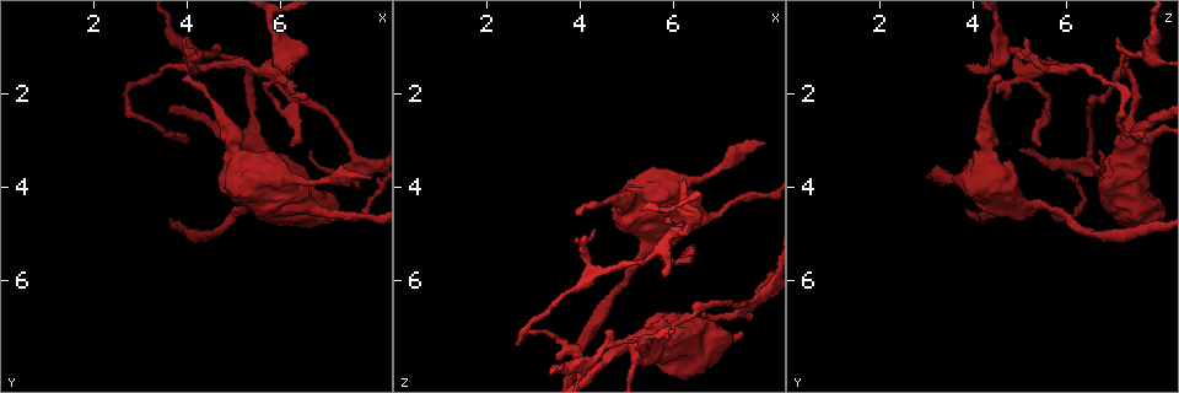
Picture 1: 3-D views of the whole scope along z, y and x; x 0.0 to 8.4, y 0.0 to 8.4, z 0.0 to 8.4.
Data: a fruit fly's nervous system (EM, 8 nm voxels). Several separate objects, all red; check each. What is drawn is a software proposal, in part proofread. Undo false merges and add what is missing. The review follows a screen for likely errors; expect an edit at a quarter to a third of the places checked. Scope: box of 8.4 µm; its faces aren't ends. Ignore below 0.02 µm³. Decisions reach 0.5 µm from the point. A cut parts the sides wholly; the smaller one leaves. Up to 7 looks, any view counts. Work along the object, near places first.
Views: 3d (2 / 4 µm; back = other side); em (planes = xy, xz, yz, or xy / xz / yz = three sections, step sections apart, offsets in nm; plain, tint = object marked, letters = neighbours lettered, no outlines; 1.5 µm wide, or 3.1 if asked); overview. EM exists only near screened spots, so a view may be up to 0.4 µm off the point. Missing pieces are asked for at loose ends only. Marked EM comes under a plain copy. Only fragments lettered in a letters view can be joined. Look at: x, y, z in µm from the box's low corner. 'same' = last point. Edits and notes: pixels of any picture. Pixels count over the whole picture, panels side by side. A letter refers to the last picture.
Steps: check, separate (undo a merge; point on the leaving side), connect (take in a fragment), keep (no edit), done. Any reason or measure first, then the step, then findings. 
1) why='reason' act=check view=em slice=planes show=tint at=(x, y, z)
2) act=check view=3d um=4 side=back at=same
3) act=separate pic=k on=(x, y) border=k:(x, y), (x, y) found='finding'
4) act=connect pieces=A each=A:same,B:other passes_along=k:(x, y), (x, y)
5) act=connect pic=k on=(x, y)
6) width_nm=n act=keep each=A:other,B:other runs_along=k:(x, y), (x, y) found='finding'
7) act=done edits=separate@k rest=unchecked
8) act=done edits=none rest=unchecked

why='thin neck' act=check view=em slice=xy step=4 show=tint at=(6.90, 3.85, 3.70)

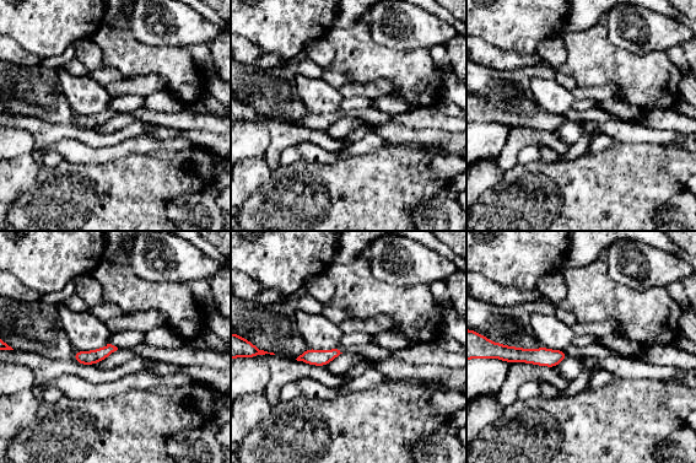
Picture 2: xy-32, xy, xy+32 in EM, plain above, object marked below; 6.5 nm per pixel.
why='another direction' act=check view=em slice=planes show=tint at=same

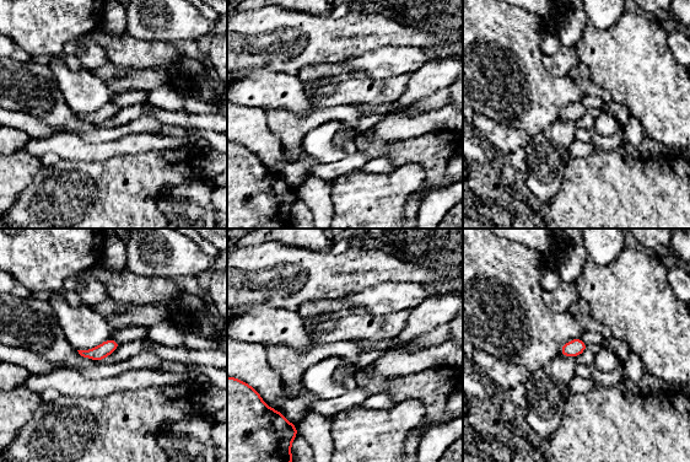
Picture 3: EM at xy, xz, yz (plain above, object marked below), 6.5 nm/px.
act=check view=em slice=planes show=letters at=same

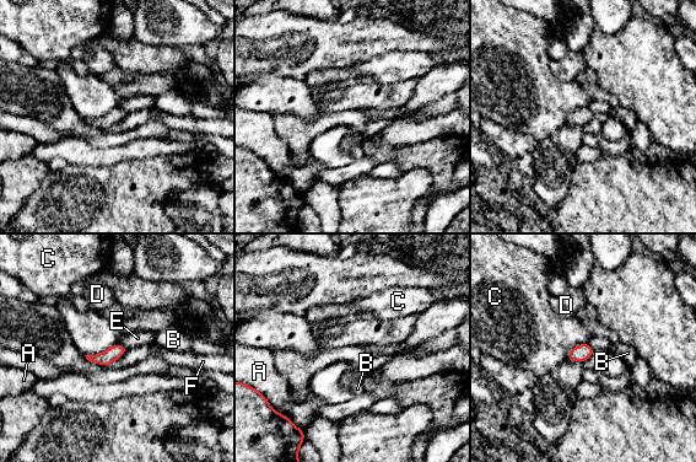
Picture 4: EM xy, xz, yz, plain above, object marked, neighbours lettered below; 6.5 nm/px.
act=keep each=A:other,B:other,C:other,D:other,E:other,F:other found='continuous, no second neuron'

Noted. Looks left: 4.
why='sudden change in width' act=check view=3d um=4 at=(6.20, 1.25, 4.60)

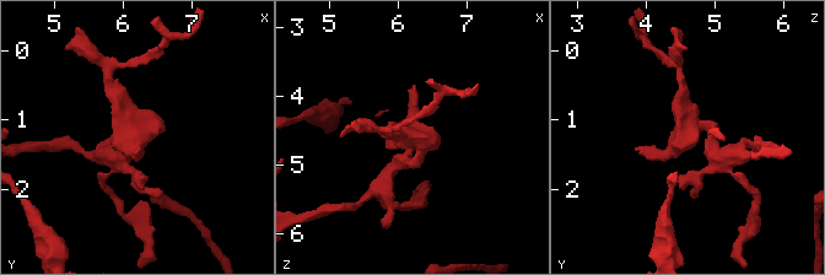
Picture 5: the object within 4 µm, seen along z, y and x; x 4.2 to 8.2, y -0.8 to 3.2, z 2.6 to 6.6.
act=check view=em slice=planes show=tint at=(6.25, 1.20, 4.55)

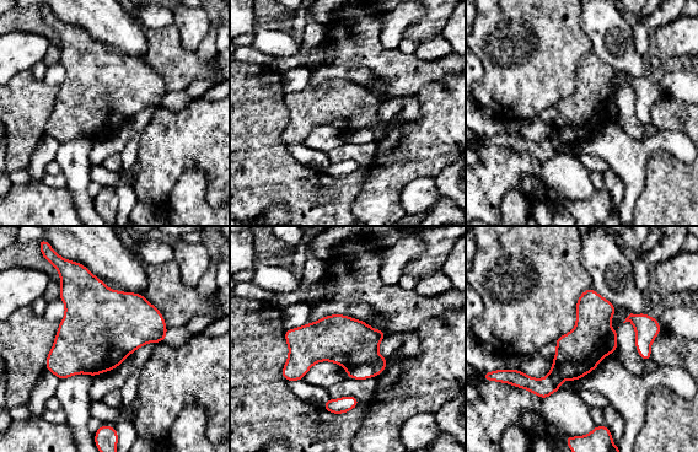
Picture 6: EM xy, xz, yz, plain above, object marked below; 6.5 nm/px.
why='what lies round it' act=check view=em slice=planes show=letters at=same

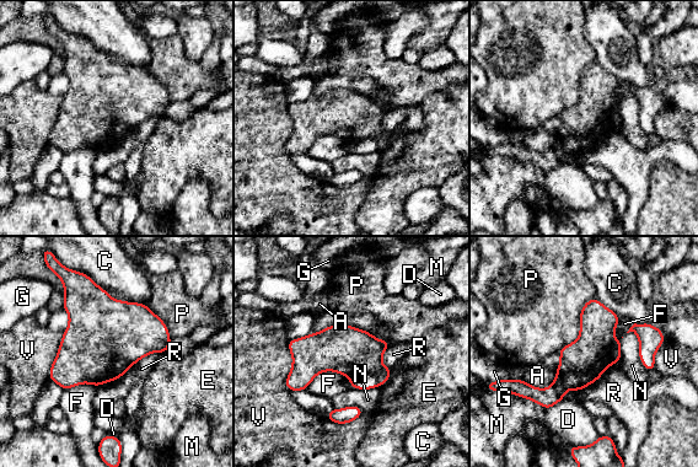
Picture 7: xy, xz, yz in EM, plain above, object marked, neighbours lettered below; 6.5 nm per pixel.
act=keep each=A:other,C:other,D:other,E:other,F:other,G:other,M:other,N:other,P:other,R:other,V:other found='one neuron here'

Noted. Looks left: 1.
why='branch point' act=check view=em slice=planes show=letters at=(5.35, 1.55, 7.35)

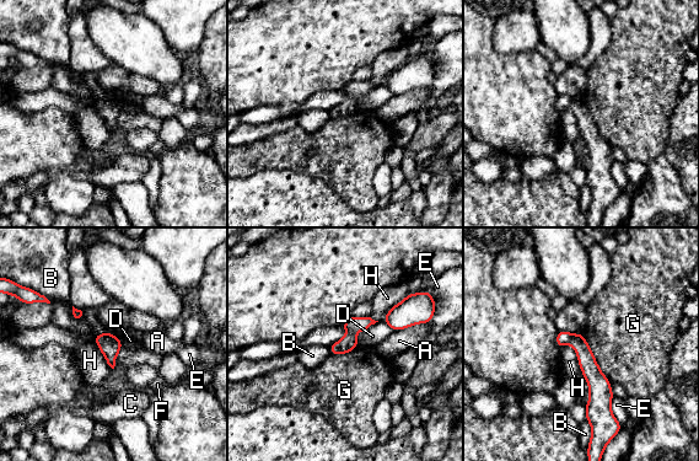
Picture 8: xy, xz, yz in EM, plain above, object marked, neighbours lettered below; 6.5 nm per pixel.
longest_contact=G:380nm act=separate pic=8 on=(563, 337) each=A:other,B:other,C:other,D:other,E:other,F:other,G:other,H:other border=8:(573, 334), (568, 342) found='a second neuron is stuck on'

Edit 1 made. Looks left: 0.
act=done edits=separate@8 rest=unchecked

